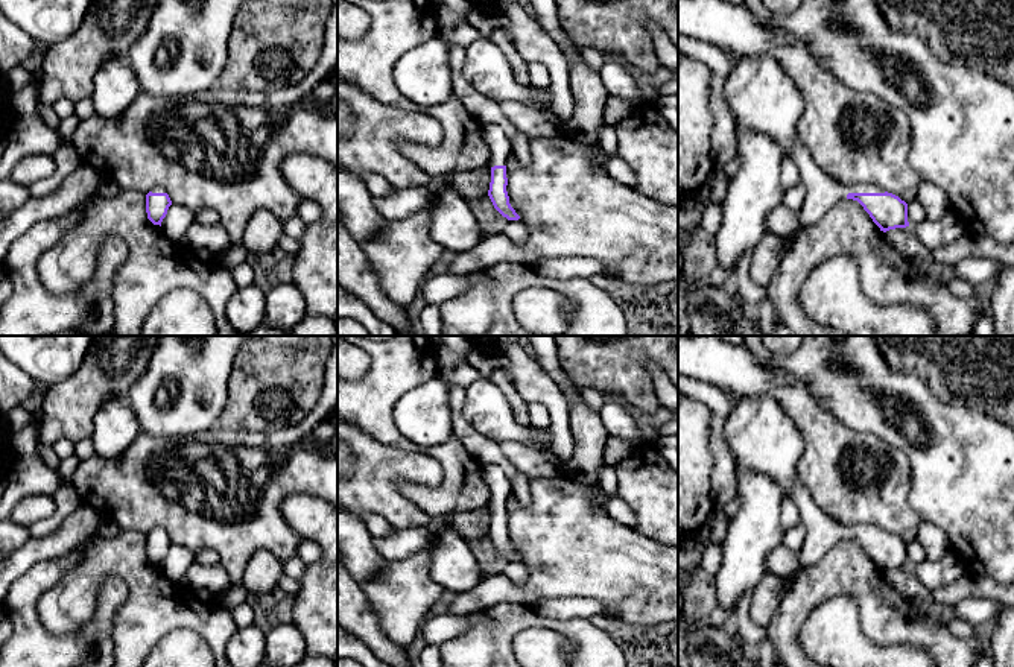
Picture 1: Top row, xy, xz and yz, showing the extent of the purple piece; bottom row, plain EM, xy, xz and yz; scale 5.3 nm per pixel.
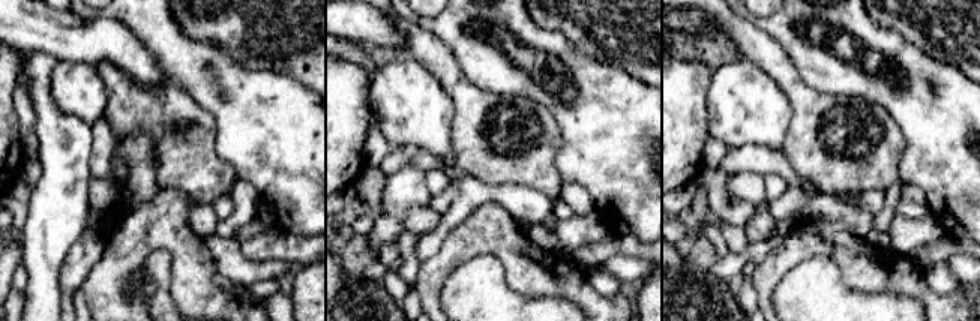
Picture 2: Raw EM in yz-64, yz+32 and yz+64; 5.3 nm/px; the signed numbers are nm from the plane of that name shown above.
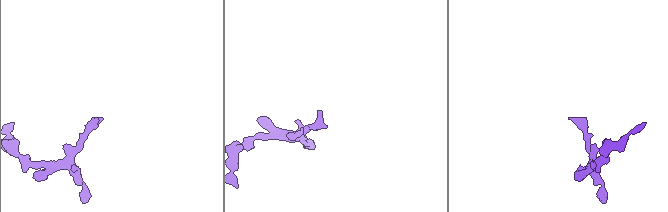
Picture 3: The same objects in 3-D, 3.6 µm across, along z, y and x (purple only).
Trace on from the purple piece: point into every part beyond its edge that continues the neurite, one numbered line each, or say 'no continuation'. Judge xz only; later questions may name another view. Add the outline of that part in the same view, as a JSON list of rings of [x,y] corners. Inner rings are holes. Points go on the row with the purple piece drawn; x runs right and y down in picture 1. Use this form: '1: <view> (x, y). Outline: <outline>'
1: xz (494, 135). Outline: [[[496,123],[483,125],[483,138],[490,147],[490,166],[506,166],[511,155],[511,140],[503,126]]]

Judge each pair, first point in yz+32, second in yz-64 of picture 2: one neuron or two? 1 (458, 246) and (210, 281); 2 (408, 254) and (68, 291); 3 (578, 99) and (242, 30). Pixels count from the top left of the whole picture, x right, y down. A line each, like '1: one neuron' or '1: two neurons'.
1: one neuron
2: one neuron
3: two neurons

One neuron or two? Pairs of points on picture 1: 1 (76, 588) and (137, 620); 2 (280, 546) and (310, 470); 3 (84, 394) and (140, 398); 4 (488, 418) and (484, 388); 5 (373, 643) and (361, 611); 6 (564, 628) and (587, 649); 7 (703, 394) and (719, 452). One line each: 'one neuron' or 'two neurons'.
1: one neuron
2: one neuron
3: two neurons
4: one neuron
5: one neuron
6: one neuron
7: one neuron

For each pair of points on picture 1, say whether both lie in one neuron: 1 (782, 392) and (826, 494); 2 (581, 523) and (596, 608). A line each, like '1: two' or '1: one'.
1: one
2: two

